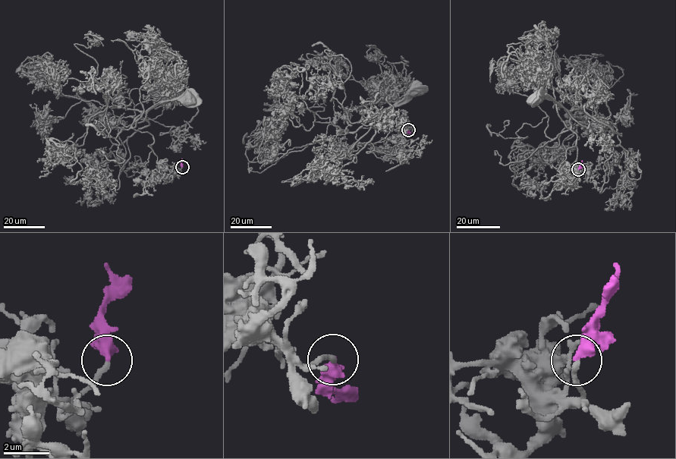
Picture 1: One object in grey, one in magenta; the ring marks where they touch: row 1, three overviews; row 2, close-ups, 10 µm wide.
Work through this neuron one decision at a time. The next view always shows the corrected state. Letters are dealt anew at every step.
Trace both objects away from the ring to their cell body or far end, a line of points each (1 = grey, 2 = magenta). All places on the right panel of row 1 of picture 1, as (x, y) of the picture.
1: (578, 169), (573, 178), (551, 180), (561, 173), (576, 133), (570, 114), (558, 103), (535, 98)
2: (578, 169), (581, 160)

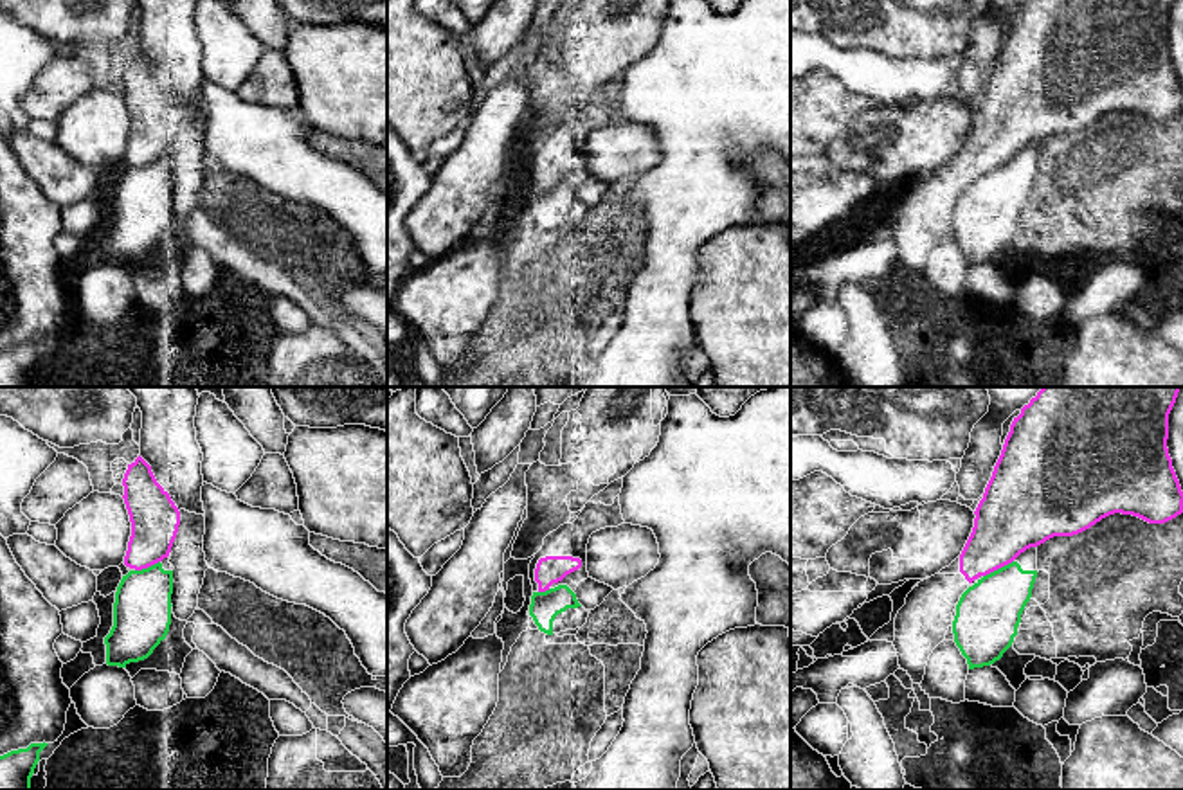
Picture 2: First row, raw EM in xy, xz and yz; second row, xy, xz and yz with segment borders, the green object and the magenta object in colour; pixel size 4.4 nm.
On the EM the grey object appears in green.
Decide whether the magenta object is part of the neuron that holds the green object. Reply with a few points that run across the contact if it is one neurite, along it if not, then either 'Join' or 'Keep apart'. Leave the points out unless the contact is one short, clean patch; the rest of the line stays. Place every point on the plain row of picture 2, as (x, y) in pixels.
Keep apart

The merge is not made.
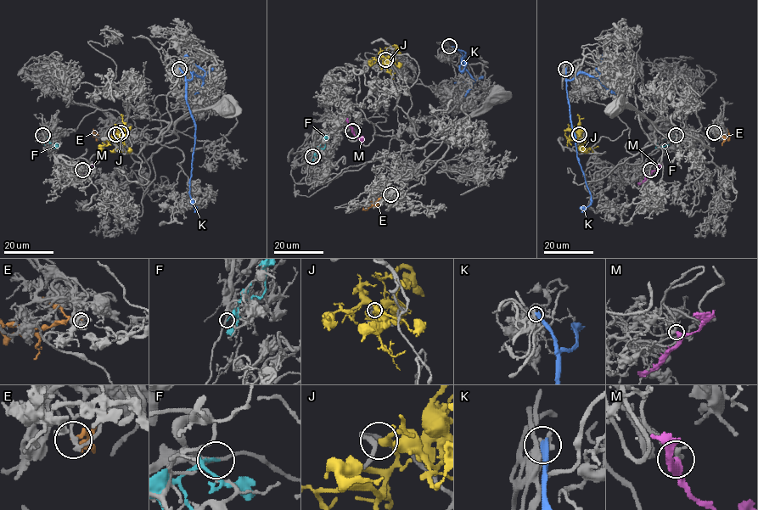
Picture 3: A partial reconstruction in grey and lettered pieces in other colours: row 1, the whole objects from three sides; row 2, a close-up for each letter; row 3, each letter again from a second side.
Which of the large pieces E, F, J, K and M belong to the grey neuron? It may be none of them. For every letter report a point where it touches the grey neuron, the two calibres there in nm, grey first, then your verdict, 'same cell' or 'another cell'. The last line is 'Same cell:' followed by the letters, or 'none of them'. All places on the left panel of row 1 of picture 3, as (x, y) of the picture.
E: meets grey at (120, 132); 190 nm thick on the grey side, 200 nm on the other; another cell
F: meets grey at (42, 135); 280 nm thick on the grey side, 100 nm on the other; another cell
J: meets grey at (115, 134); 220 nm thick on the grey side, 320 nm on the other; same cell
K: meets grey at (179, 69); 400 nm thick on the grey side, 360 nm on the other; another cell
M: meets grey at (82, 170); 260 nm thick on the grey side, 320 nm on the other; another cell
Same cell: J

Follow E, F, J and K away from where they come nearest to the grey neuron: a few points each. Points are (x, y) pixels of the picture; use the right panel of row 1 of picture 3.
E: (714, 132), (729, 138), (727, 129)
F: (676, 135), (665, 146), (659, 147), (654, 142)
J: (579, 133), (581, 139), (576, 140), (581, 142), (581, 154)
K: (565, 68), (567, 102), (577, 159), (591, 197), (591, 203), (581, 212)

